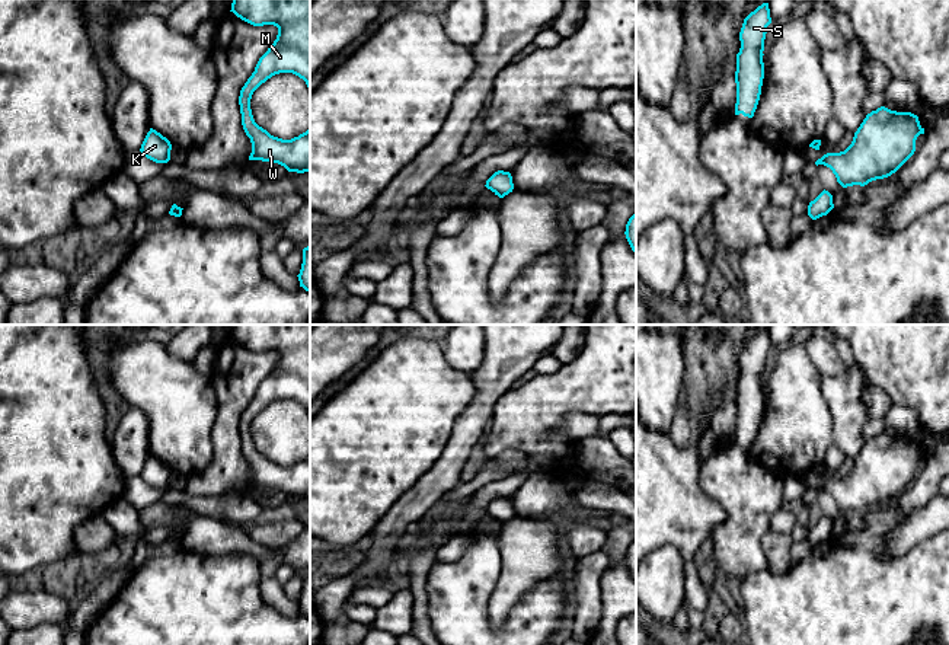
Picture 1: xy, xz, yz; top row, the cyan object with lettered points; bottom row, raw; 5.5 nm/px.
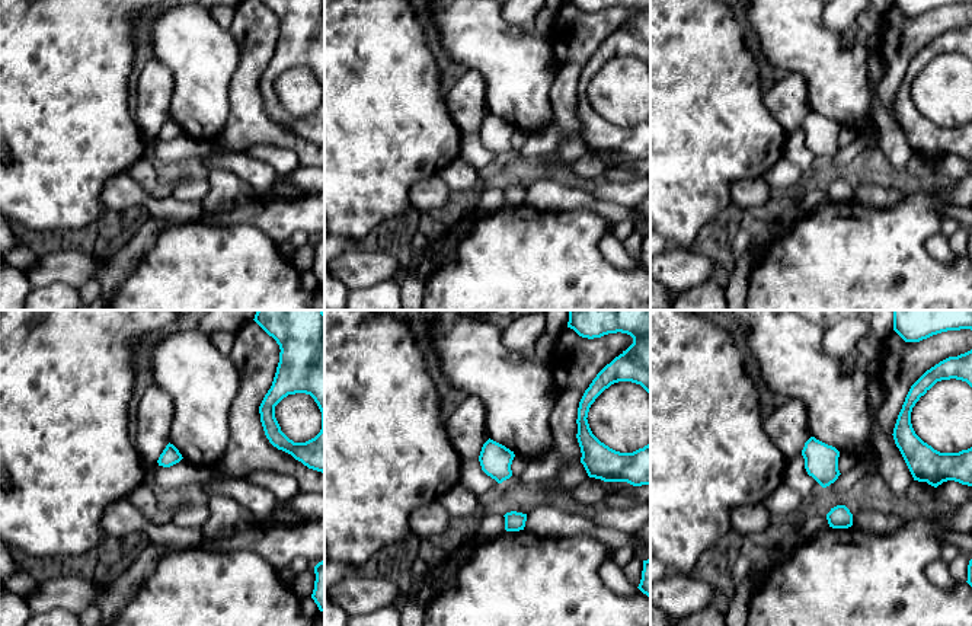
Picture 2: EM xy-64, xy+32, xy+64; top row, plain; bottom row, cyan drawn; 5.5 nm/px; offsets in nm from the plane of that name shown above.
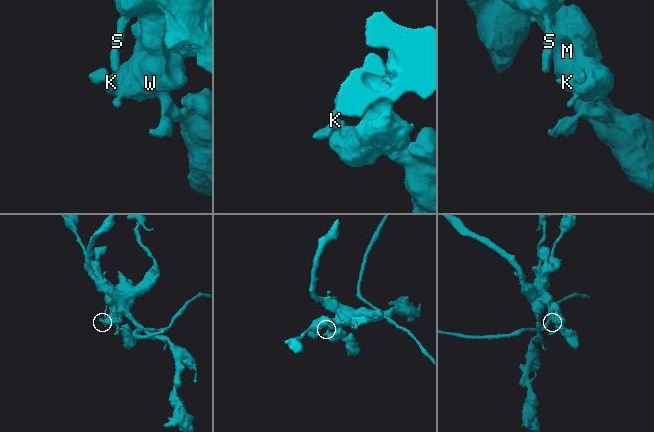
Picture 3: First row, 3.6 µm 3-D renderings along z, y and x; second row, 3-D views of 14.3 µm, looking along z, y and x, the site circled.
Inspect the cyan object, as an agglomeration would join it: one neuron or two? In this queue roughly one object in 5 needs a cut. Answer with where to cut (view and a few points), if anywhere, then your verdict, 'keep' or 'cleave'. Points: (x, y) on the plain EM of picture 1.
no cut; keep

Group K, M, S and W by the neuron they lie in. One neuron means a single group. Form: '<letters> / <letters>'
K M S W

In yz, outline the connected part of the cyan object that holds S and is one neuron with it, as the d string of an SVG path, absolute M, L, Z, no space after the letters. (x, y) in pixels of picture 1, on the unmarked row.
M763 329L744 345L739 358L741 374L736 380L735 441L753 444L757 435L764 405L764 365L770 349L769 329Z

